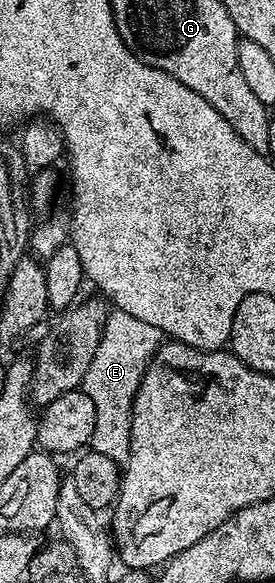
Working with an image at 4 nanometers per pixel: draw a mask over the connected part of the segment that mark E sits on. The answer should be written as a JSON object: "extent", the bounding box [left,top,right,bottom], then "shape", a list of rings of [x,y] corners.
{"extent":[80,309,163,464],"shape":[[[110,309],[99,340],[99,348],[95,348],[91,368],[87,368],[87,376],[80,385],[80,389],[91,396],[95,403],[95,432],[91,432],[88,449],[99,452],[99,456],[111,456],[118,464],[128,462],[133,401],[145,369],[149,367],[153,354],[161,345],[163,335],[159,328],[138,320],[131,316],[131,312]]]}

